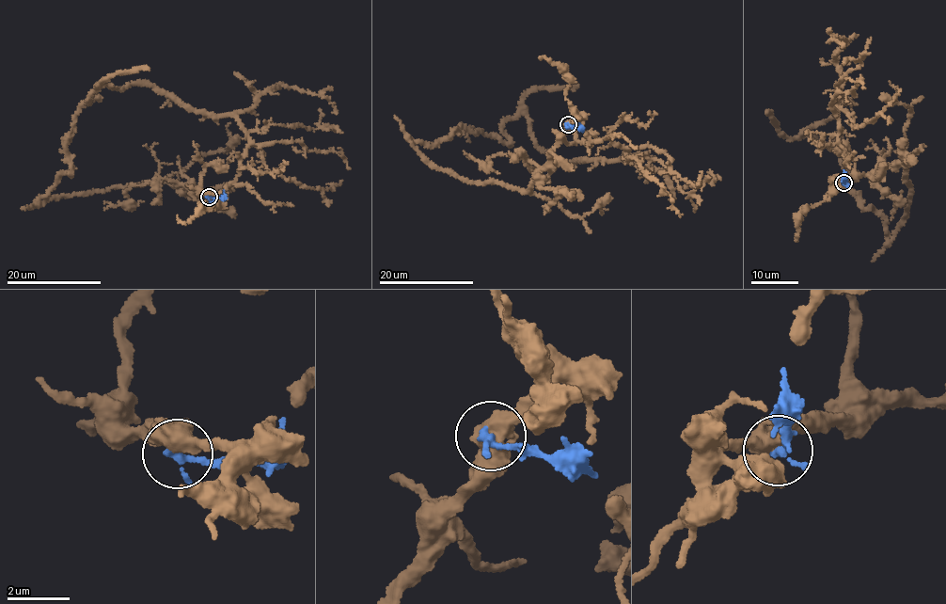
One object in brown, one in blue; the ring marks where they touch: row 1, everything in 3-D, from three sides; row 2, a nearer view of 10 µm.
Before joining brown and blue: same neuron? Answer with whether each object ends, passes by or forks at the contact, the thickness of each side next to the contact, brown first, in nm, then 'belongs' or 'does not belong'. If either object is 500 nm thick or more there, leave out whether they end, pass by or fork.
calibres 650 and 190 nm; does not belong

